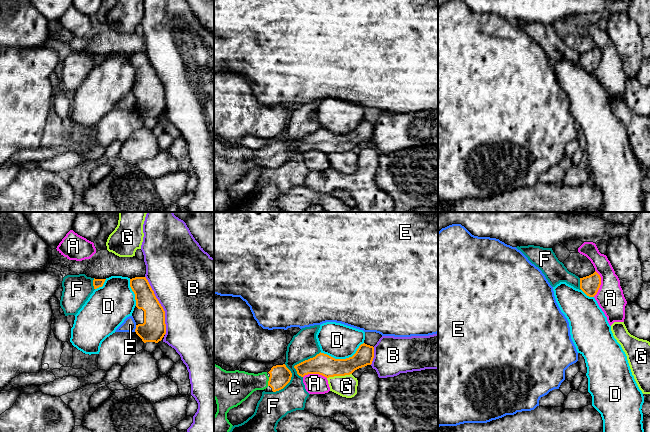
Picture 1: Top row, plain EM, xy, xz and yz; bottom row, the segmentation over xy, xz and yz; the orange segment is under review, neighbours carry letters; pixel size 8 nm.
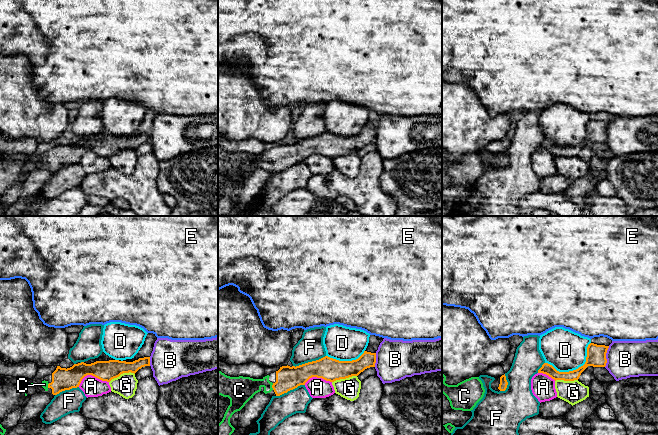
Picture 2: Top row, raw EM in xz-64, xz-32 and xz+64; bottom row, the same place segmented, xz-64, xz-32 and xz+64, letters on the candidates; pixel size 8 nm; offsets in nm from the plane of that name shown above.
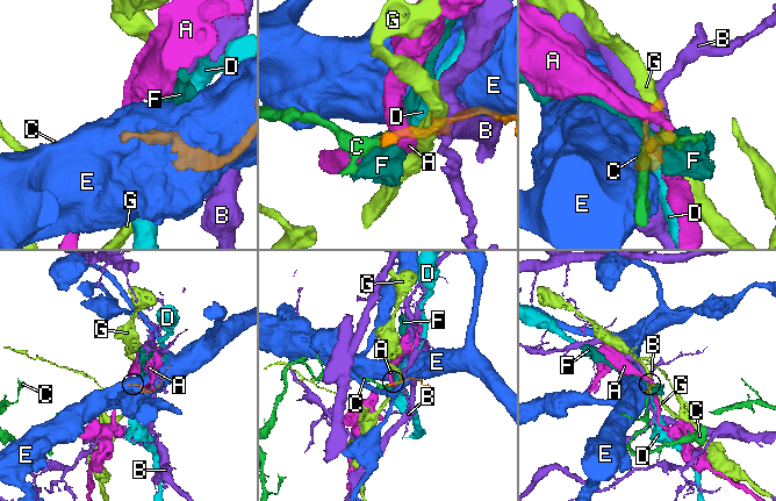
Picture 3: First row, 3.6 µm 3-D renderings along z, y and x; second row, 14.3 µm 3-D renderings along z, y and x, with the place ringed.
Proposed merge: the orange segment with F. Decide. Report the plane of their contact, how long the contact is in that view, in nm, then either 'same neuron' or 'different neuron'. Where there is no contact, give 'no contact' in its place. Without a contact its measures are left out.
xz | 260 nm | different neuron

